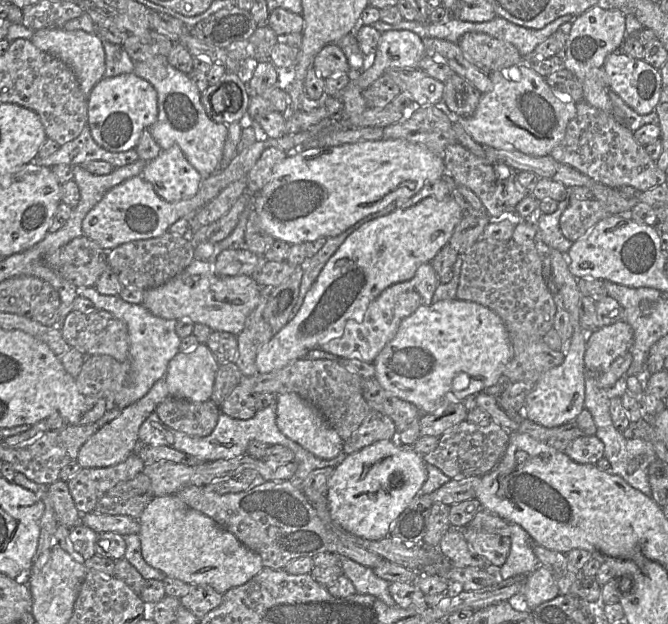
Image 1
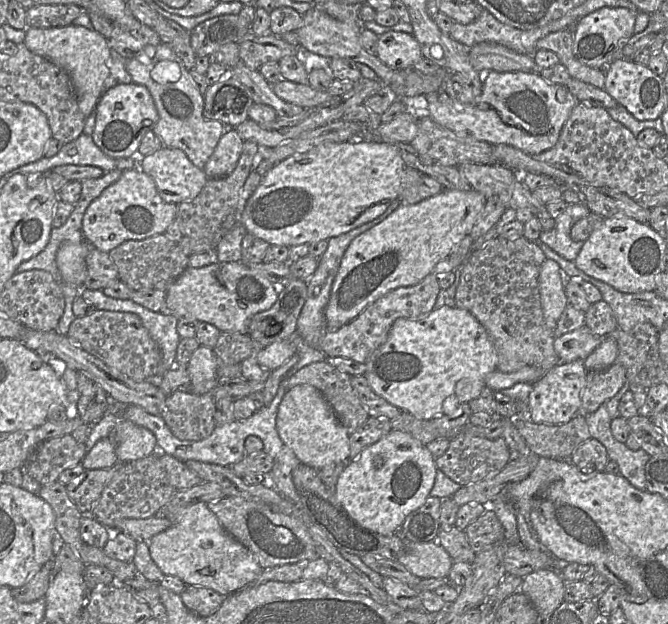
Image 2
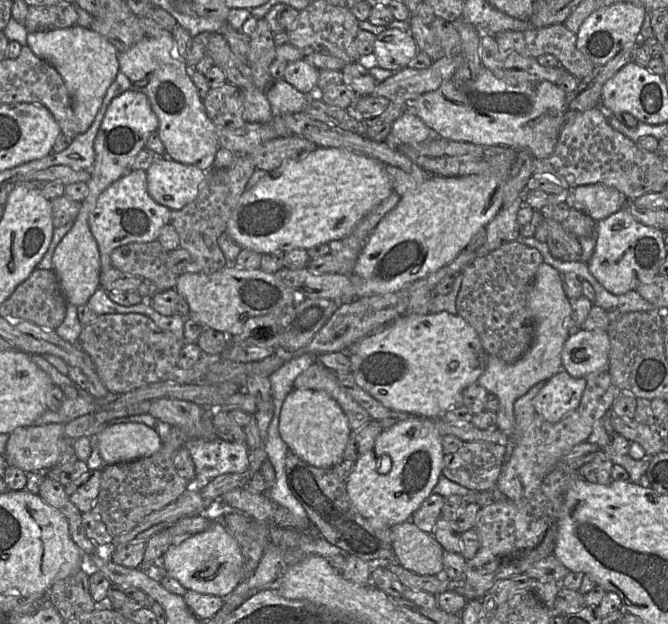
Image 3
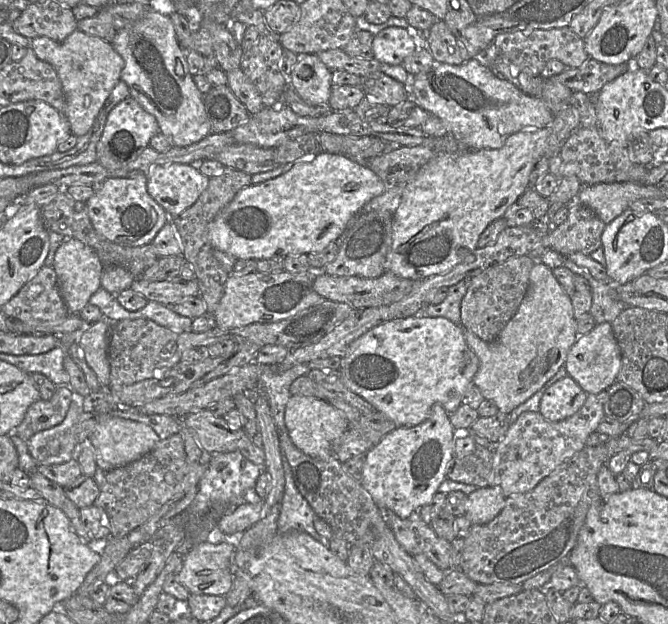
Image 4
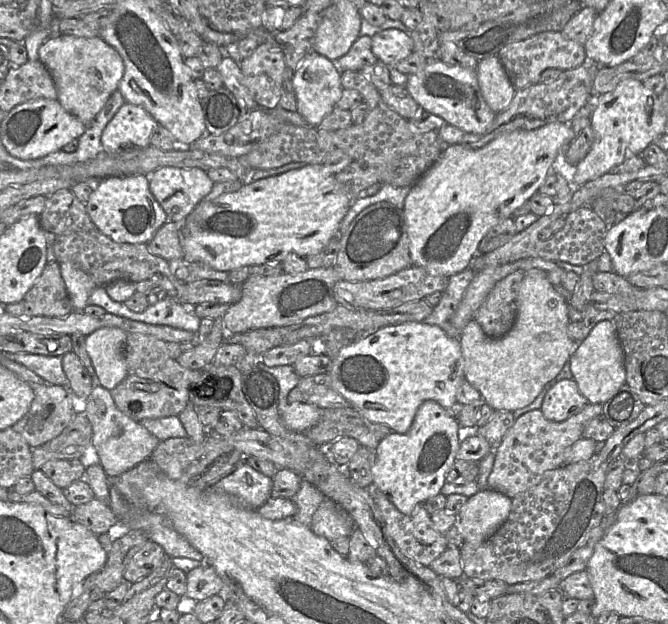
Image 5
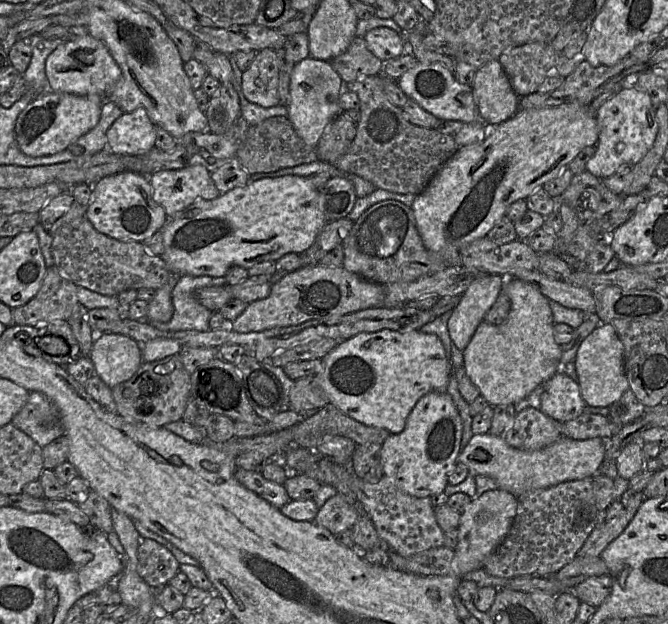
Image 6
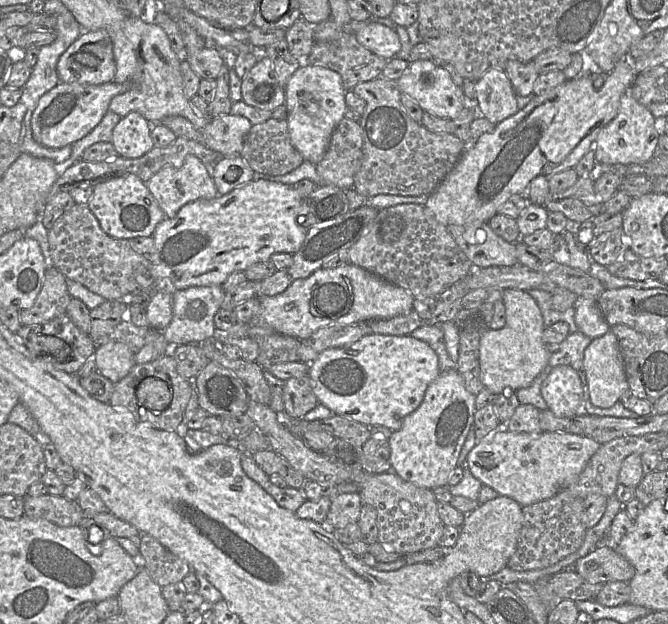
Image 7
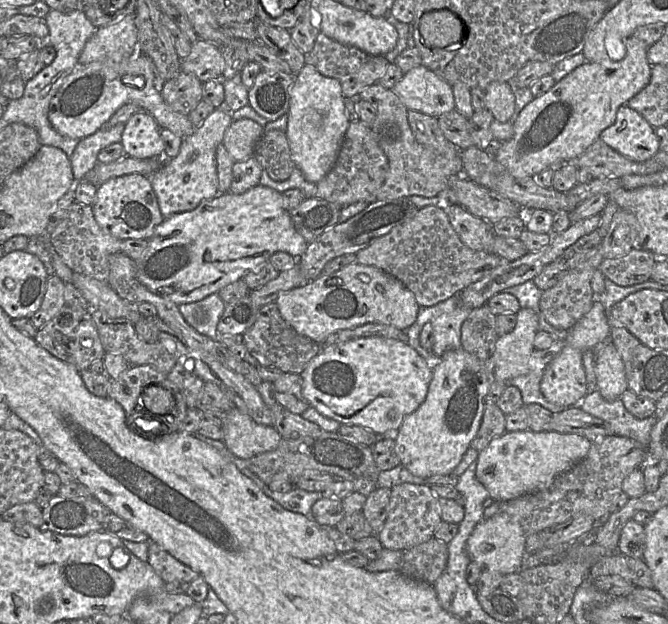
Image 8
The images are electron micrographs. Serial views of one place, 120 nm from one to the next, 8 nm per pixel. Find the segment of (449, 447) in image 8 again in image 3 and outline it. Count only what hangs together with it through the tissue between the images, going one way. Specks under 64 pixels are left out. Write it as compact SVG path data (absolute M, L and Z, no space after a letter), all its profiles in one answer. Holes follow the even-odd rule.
M412 417L388 429L384 429L376 437L372 447L355 461L355 466L345 481L346 490L353 507L371 525L391 528L394 525L407 521L421 503L433 493L433 488L442 475L444 458L442 449L443 436L439 434L433 421L433 419ZM383 456L388 456L391 461L391 467L386 473L378 471L378 464Z

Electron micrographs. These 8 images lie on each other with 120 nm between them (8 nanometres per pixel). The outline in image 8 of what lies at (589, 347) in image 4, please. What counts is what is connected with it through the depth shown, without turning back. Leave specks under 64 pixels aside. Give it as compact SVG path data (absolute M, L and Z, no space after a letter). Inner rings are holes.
M613 342L595 356L596 390L607 401L614 401L628 389L625 367Z

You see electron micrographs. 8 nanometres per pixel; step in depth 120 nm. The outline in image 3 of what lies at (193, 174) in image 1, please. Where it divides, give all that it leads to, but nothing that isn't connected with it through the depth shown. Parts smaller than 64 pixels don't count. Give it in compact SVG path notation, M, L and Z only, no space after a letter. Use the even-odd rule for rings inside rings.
M162 156L146 170L147 189L150 196L170 210L179 210L195 200L205 180L206 172L200 168Z

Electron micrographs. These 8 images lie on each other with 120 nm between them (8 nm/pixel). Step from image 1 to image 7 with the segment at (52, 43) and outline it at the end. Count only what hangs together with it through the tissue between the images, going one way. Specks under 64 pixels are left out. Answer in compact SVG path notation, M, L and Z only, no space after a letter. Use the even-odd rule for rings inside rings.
M105 29L84 30L57 62L62 83L100 85L114 80L113 43Z

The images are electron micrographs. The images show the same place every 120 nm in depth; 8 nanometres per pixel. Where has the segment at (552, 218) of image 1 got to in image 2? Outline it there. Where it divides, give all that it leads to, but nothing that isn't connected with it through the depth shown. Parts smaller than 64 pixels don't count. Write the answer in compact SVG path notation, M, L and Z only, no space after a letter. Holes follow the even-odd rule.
M585 203L569 204L565 211L555 218L554 228L542 230L539 239L563 258L574 262L584 242L571 238L571 227L589 213L590 210Z

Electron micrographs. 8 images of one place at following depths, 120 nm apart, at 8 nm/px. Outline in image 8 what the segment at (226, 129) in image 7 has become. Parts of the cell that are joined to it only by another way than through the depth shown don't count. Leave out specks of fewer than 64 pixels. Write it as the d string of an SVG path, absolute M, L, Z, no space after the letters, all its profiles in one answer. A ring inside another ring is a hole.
M251 119L233 121L225 131L222 144L237 161L244 161L253 156L264 129Z

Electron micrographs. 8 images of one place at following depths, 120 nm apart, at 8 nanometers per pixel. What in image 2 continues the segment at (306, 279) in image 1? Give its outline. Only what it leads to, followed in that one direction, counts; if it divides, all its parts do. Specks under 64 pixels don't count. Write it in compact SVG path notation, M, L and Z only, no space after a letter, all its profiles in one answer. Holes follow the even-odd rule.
M397 198L390 204L383 214L374 220L358 226L347 233L328 239L328 247L323 255L319 257L318 267L307 283L307 298L301 309L299 317L297 318L296 337L298 337L298 343L306 343L311 347L318 346L319 340L328 332L324 317L324 309L329 301L332 283L339 269L345 251L354 238L382 222L400 205L401 201Z

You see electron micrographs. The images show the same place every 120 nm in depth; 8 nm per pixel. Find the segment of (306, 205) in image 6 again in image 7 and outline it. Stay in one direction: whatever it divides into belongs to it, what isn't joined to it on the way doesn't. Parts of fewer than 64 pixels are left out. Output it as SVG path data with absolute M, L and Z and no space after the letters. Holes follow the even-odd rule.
M251 180L250 182L235 188L231 192L225 195L218 195L211 200L201 199L184 205L174 218L163 219L155 228L153 233L154 248L150 255L144 255L149 260L149 272L150 276L154 280L154 289L157 291L165 291L170 294L174 294L178 290L186 289L193 286L210 286L210 285L222 285L230 274L233 272L241 271L245 272L249 267L266 262L271 259L274 254L277 253L289 253L294 255L301 248L307 234L308 229L301 223L301 220L307 216L307 208L304 204L304 198L299 195L293 185L283 184L275 181L268 180Z

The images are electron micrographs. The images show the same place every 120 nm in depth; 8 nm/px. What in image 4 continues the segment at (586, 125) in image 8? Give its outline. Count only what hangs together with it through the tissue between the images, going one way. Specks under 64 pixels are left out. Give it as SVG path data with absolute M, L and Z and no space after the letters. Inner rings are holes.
M525 128L525 129L519 131L517 133L515 133L515 134L510 135L506 139L505 144L499 149L465 150L465 151L459 151L459 152L455 152L455 153L438 153L437 156L435 156L427 164L425 164L418 171L418 173L411 180L409 180L406 183L406 185L404 187L400 205L393 214L392 243L391 243L391 246L390 246L390 248L388 250L387 255L386 255L386 261L385 261L385 263L386 263L386 272L392 272L393 274L395 274L395 275L397 275L399 277L405 278L405 279L423 280L423 279L429 278L429 277L431 277L433 275L447 273L451 269L453 269L456 265L463 262L463 257L466 256L466 255L460 256L460 249L467 249L468 251L473 253L477 248L477 243L478 243L479 237L482 234L482 232L485 230L485 228L491 222L493 222L494 220L502 218L504 216L505 211L507 210L507 208L511 204L515 203L519 199L519 197L526 191L526 189L528 188L530 174L533 171L533 169L534 169L535 165L537 164L537 162L539 161L540 157L544 154L544 147L545 147L545 143L547 141L548 136L549 136L549 131L546 128Z

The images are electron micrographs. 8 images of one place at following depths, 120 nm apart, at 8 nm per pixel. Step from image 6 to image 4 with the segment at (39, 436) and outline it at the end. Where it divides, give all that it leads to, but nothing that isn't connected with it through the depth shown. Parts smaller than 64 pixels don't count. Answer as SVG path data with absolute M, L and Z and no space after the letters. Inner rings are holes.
M56 386L50 400L39 399L28 408L14 434L26 442L37 432L60 424L67 415L72 399L70 389Z

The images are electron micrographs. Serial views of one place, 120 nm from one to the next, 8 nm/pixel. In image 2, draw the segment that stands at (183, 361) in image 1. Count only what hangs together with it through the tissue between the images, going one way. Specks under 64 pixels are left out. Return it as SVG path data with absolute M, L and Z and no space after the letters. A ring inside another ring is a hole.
M202 345L196 349L186 366L191 379L191 392L205 394L214 389L219 383L217 380L219 366L219 360L213 349Z

